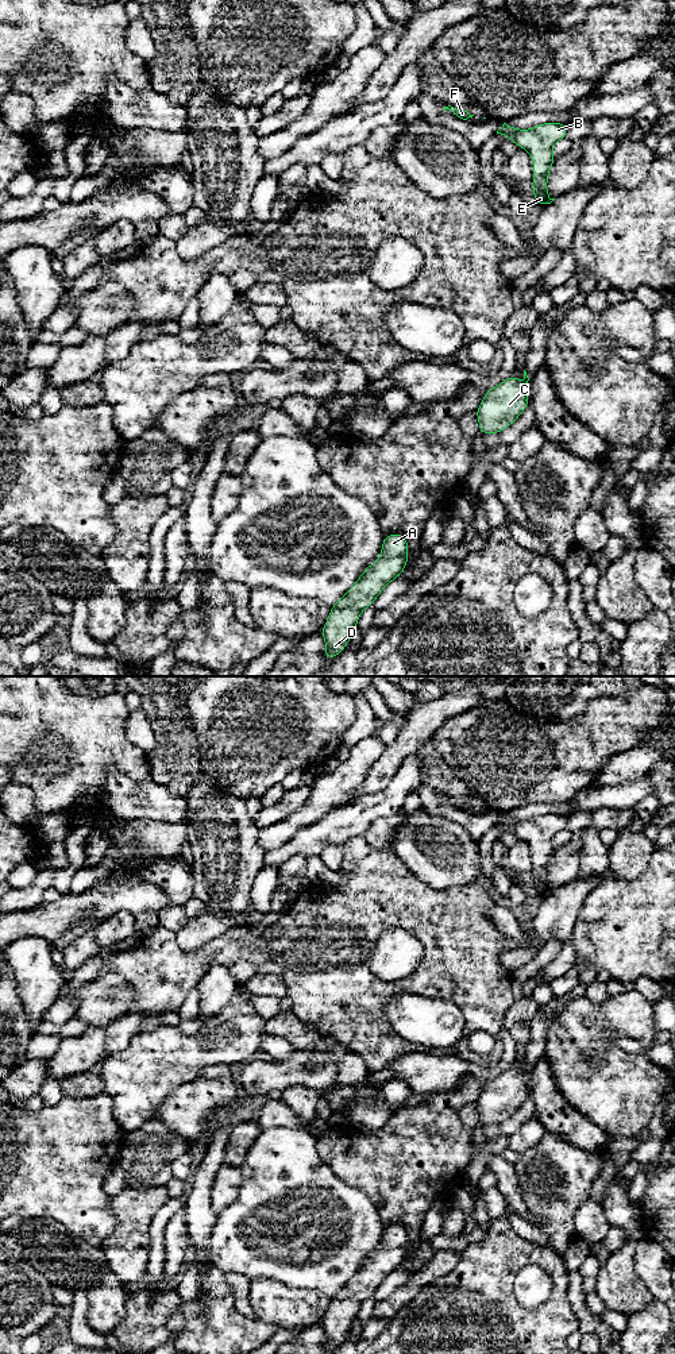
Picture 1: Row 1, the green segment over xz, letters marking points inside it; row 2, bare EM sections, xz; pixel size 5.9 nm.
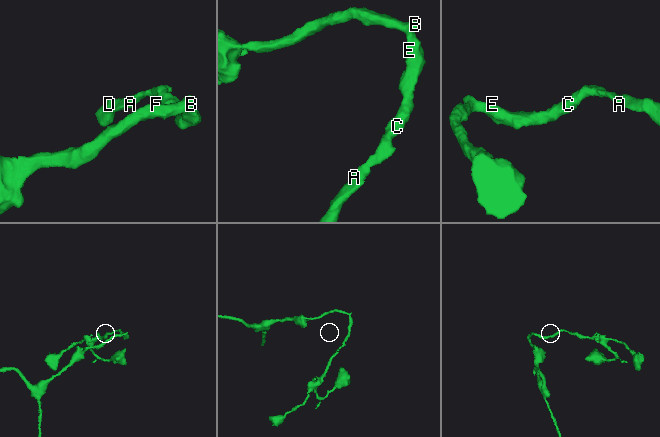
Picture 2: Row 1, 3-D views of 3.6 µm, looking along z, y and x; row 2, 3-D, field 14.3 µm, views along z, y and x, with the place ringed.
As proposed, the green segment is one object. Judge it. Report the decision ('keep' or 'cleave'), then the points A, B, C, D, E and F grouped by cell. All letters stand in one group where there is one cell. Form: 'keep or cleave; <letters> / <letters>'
keep; A B C D E F

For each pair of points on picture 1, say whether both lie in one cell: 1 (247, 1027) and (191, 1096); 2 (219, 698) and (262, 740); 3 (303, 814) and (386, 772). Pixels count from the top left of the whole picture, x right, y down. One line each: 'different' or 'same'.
1: different
2: same
3: different

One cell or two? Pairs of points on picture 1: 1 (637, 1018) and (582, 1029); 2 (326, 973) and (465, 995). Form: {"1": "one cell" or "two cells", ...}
{"1": "one cell", "2": "one cell"}

